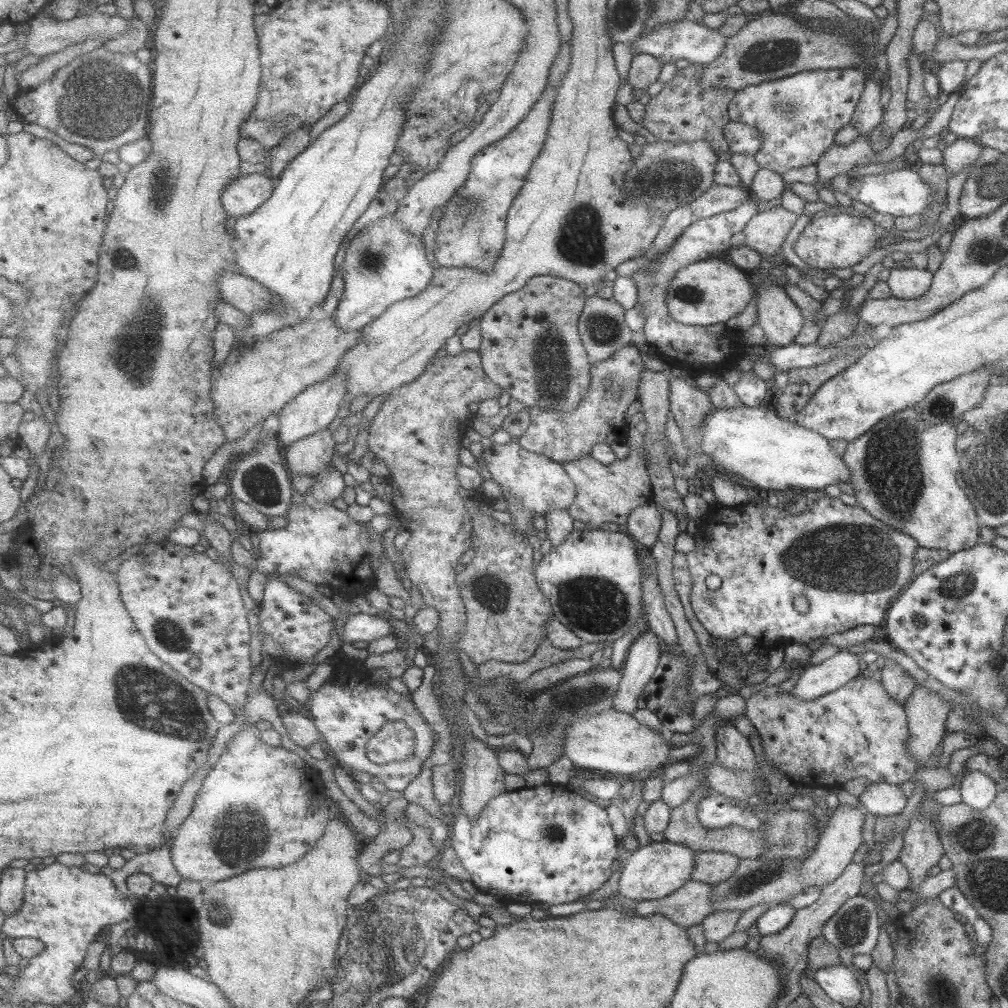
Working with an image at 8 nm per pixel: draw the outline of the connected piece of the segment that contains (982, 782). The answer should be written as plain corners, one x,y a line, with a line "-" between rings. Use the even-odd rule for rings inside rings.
980,770
969,771
964,775
960,788
962,803
968,804
974,810
988,808
998,791
996,780

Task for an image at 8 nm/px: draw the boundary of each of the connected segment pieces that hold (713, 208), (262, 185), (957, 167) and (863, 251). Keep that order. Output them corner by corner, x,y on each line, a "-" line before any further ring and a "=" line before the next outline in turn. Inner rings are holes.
714,182
708,190
688,205
692,208
696,219
705,219
735,209
748,201
751,195
744,185
726,186
=
270,173
242,174
228,184
224,204
235,220
260,210
275,195
277,183
=
956,139
943,152
943,167
949,176
966,170
981,157
983,146
976,140
=
843,212
841,214
835,213
834,216
828,214
808,223
793,248
794,252
806,264
818,270
851,268
873,252
878,238
872,219
848,215
847,212

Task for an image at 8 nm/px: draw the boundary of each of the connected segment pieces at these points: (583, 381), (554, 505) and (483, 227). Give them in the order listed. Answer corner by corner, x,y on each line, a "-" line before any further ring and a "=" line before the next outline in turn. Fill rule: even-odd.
536,276
518,292
504,297
482,318
484,333
483,354
487,374
514,399
534,409
572,413
581,408
591,387
591,360
580,332
580,318
584,314
587,297
584,288
575,280
558,276
=
510,442
506,445
493,443
491,447
484,450
482,456
492,478
504,488
504,498
511,508
508,512
516,519
511,526
516,531
536,528
535,514
546,516
552,510
569,510
578,499
576,482
568,474
564,464
556,462
548,455
532,452
519,442
=
548,86
542,98
527,119
512,134
488,148
473,161
473,173
456,198
444,208
439,229
436,231
436,259
439,266
476,268
480,272
494,272
507,247
509,215
531,178
532,168
544,151
550,138
559,89

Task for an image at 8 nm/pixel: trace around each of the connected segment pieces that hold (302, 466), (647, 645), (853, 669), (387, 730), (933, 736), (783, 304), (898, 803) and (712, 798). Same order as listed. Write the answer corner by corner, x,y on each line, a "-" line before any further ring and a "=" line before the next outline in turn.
332,430
298,440
285,451
292,475
308,476
324,472
332,463
338,445
=
649,627
634,640
628,649
628,656
622,664
623,680
620,682
619,694
616,694
616,710
630,715
638,710
636,698
642,694
644,686
658,666
663,644
=
840,650
821,664
806,667
792,689
798,700
814,700
835,691
860,672
859,657
848,650
=
406,720
388,723
368,745
369,756
381,765
410,759
416,755
416,749
418,738
=
916,687
905,704
910,737
906,739
906,748
923,767
938,750
938,744
946,735
946,719
954,705
948,699
942,700
938,693
932,693
926,687
=
756,272
752,274
751,282
755,287
757,319
765,338
777,347
790,344
805,323
800,308
794,304
787,291
776,286
768,276
=
888,782
871,783
859,796
859,802
870,814
877,817
892,817
900,814
908,797
906,797
900,784
=
716,792
697,800
696,811
702,827
709,830
724,829
730,825
757,830
763,824
745,804
732,802
728,797

